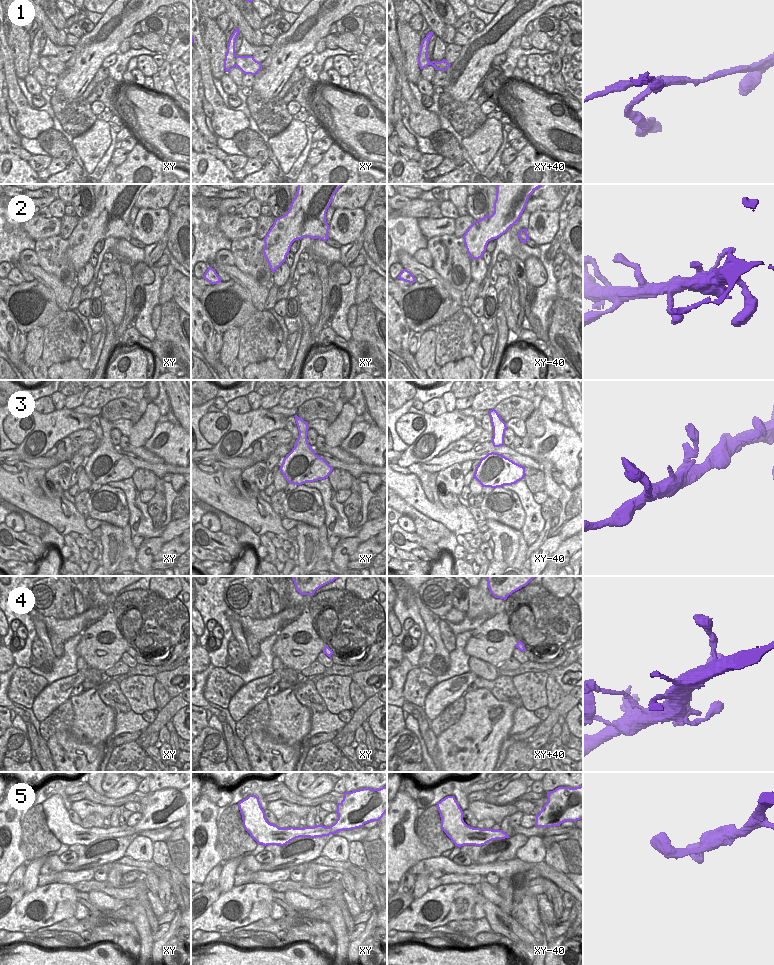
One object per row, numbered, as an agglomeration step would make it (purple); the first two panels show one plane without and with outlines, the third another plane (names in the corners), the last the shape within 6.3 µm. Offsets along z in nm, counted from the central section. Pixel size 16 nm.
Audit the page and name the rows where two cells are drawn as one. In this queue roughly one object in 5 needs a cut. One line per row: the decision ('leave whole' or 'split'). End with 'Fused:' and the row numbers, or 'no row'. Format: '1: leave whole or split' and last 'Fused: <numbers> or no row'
1: split
2: leave whole
3: leave whole
4: leave whole
5: leave whole
Fused: 1

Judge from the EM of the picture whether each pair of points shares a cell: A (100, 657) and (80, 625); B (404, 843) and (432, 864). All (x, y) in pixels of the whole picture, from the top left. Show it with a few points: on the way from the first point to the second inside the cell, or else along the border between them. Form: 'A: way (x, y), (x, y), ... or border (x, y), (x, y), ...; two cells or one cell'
A: border (84, 629), (82, 633); two cells
B: border (432, 857), (419, 860), (406, 871); two cells

